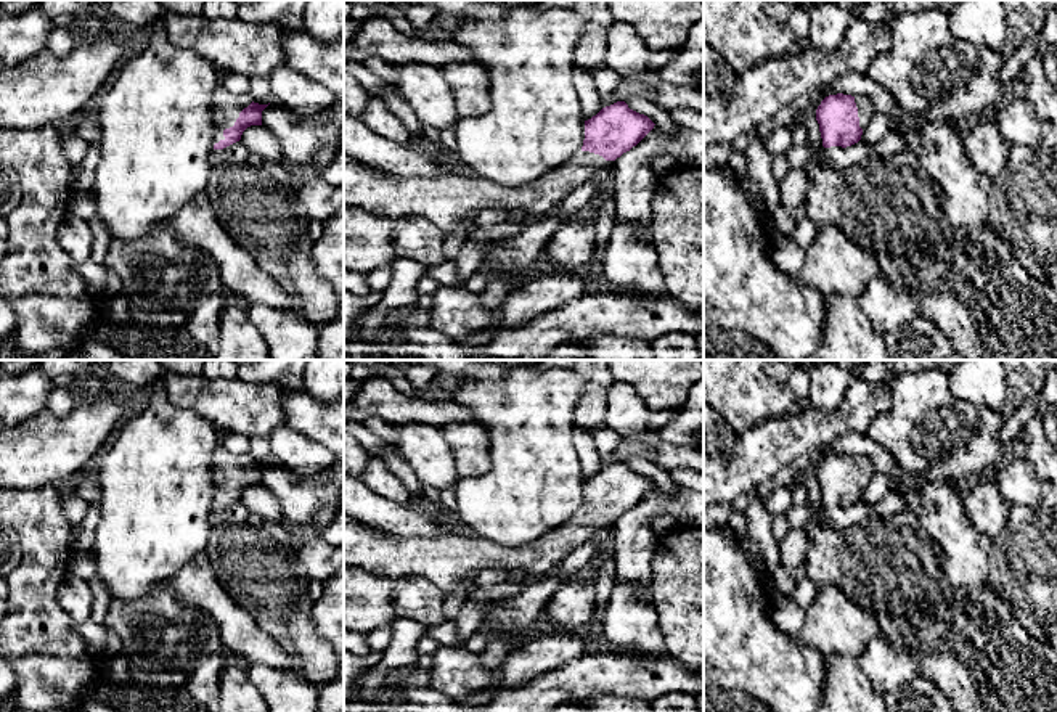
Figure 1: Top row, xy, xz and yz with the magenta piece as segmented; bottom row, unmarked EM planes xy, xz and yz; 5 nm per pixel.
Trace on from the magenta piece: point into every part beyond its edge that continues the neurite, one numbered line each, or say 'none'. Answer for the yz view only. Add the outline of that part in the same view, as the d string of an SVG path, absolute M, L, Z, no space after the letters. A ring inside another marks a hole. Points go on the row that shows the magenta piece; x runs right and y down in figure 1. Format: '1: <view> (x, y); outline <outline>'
1: yz (866, 110); outline M855 96L858 108L859 127L864 130L871 117L875 114L874 104L866 96Z

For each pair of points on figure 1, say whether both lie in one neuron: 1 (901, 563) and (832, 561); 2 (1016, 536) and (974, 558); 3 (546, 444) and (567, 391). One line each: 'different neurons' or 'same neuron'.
1: same neuron
2: different neurons
3: same neuron

